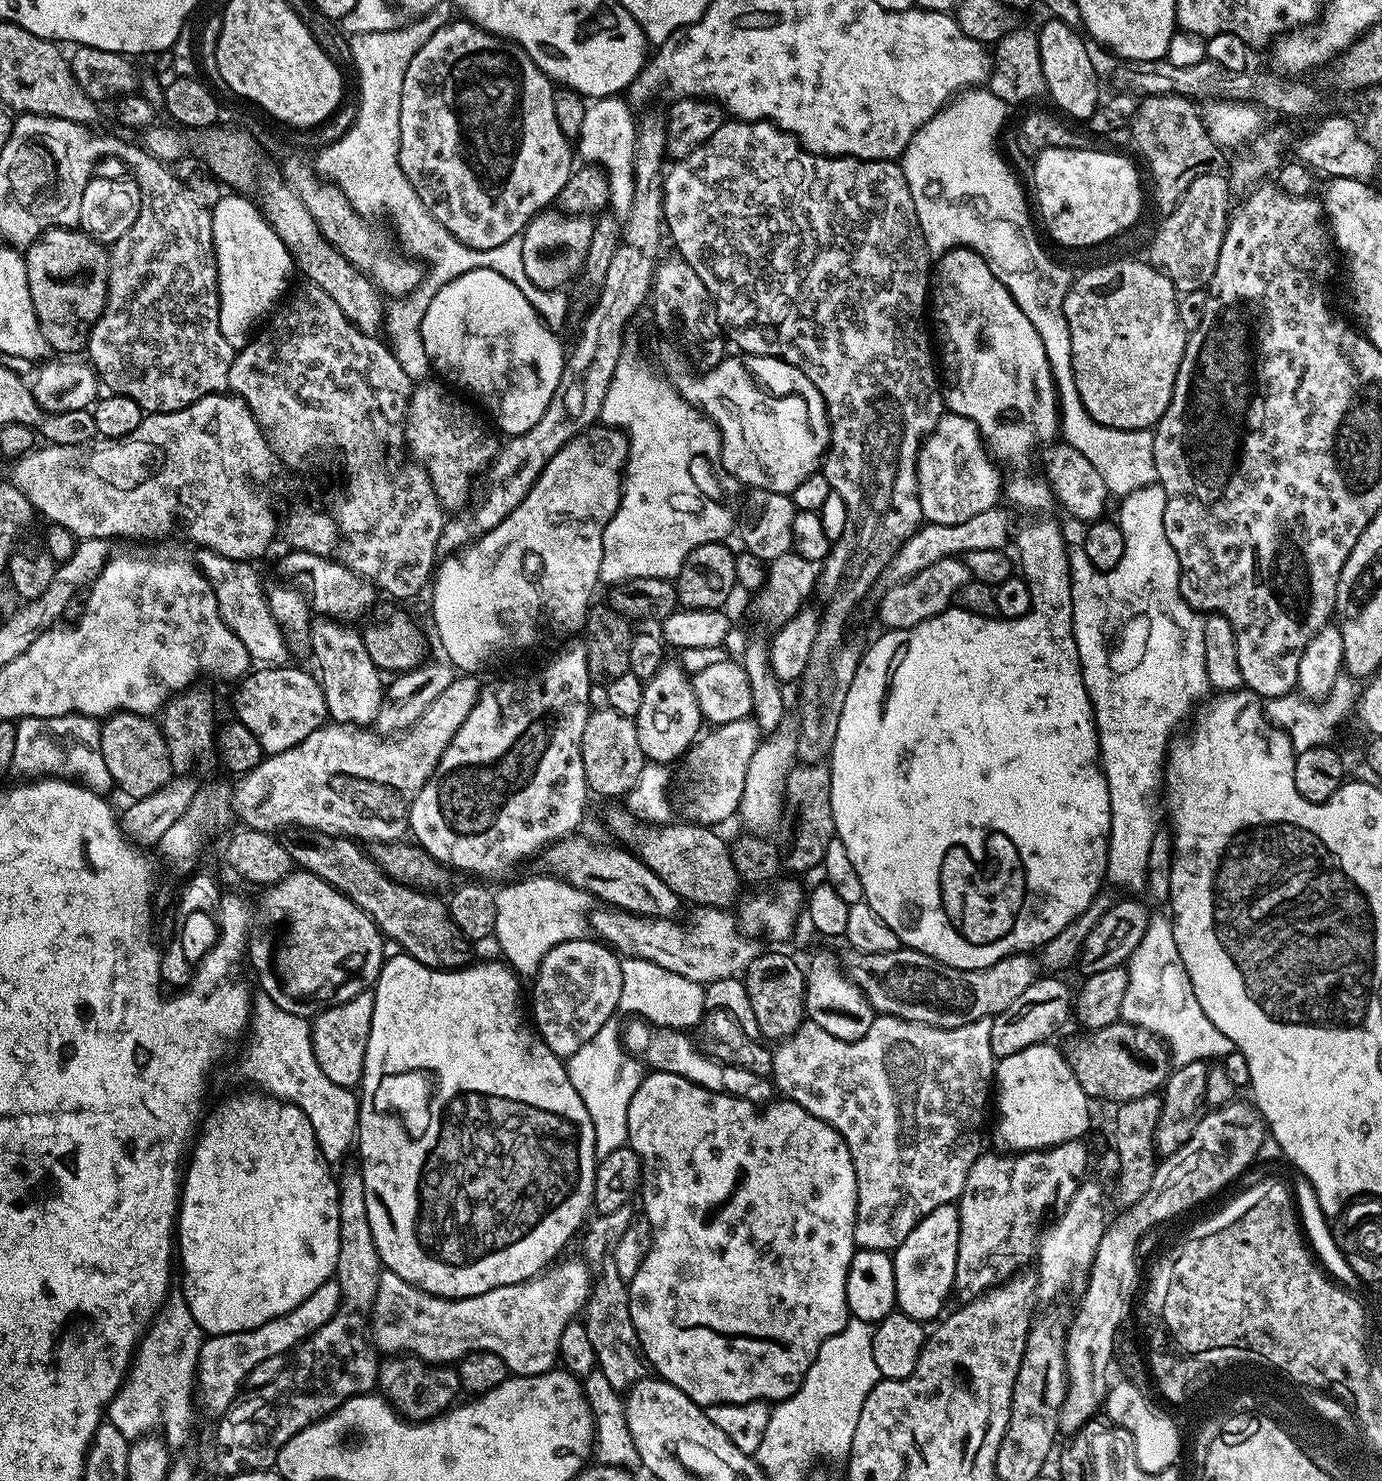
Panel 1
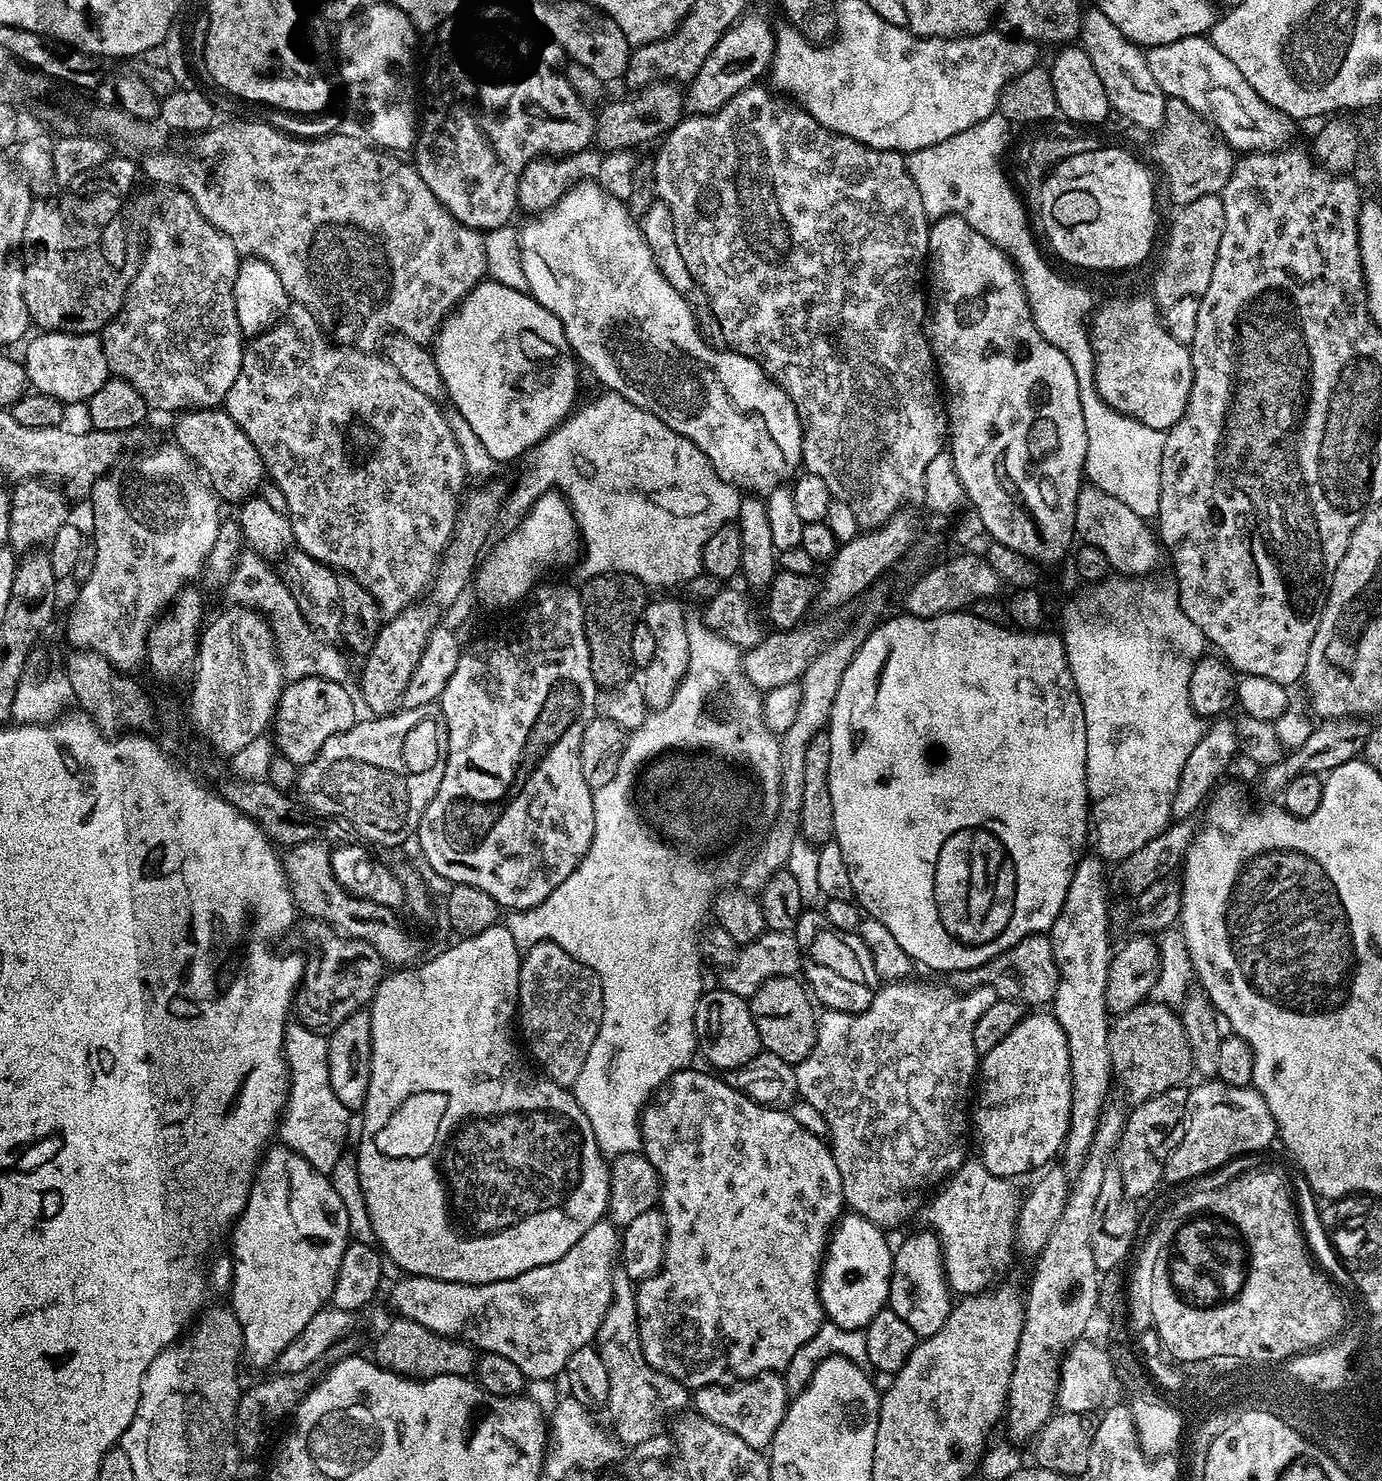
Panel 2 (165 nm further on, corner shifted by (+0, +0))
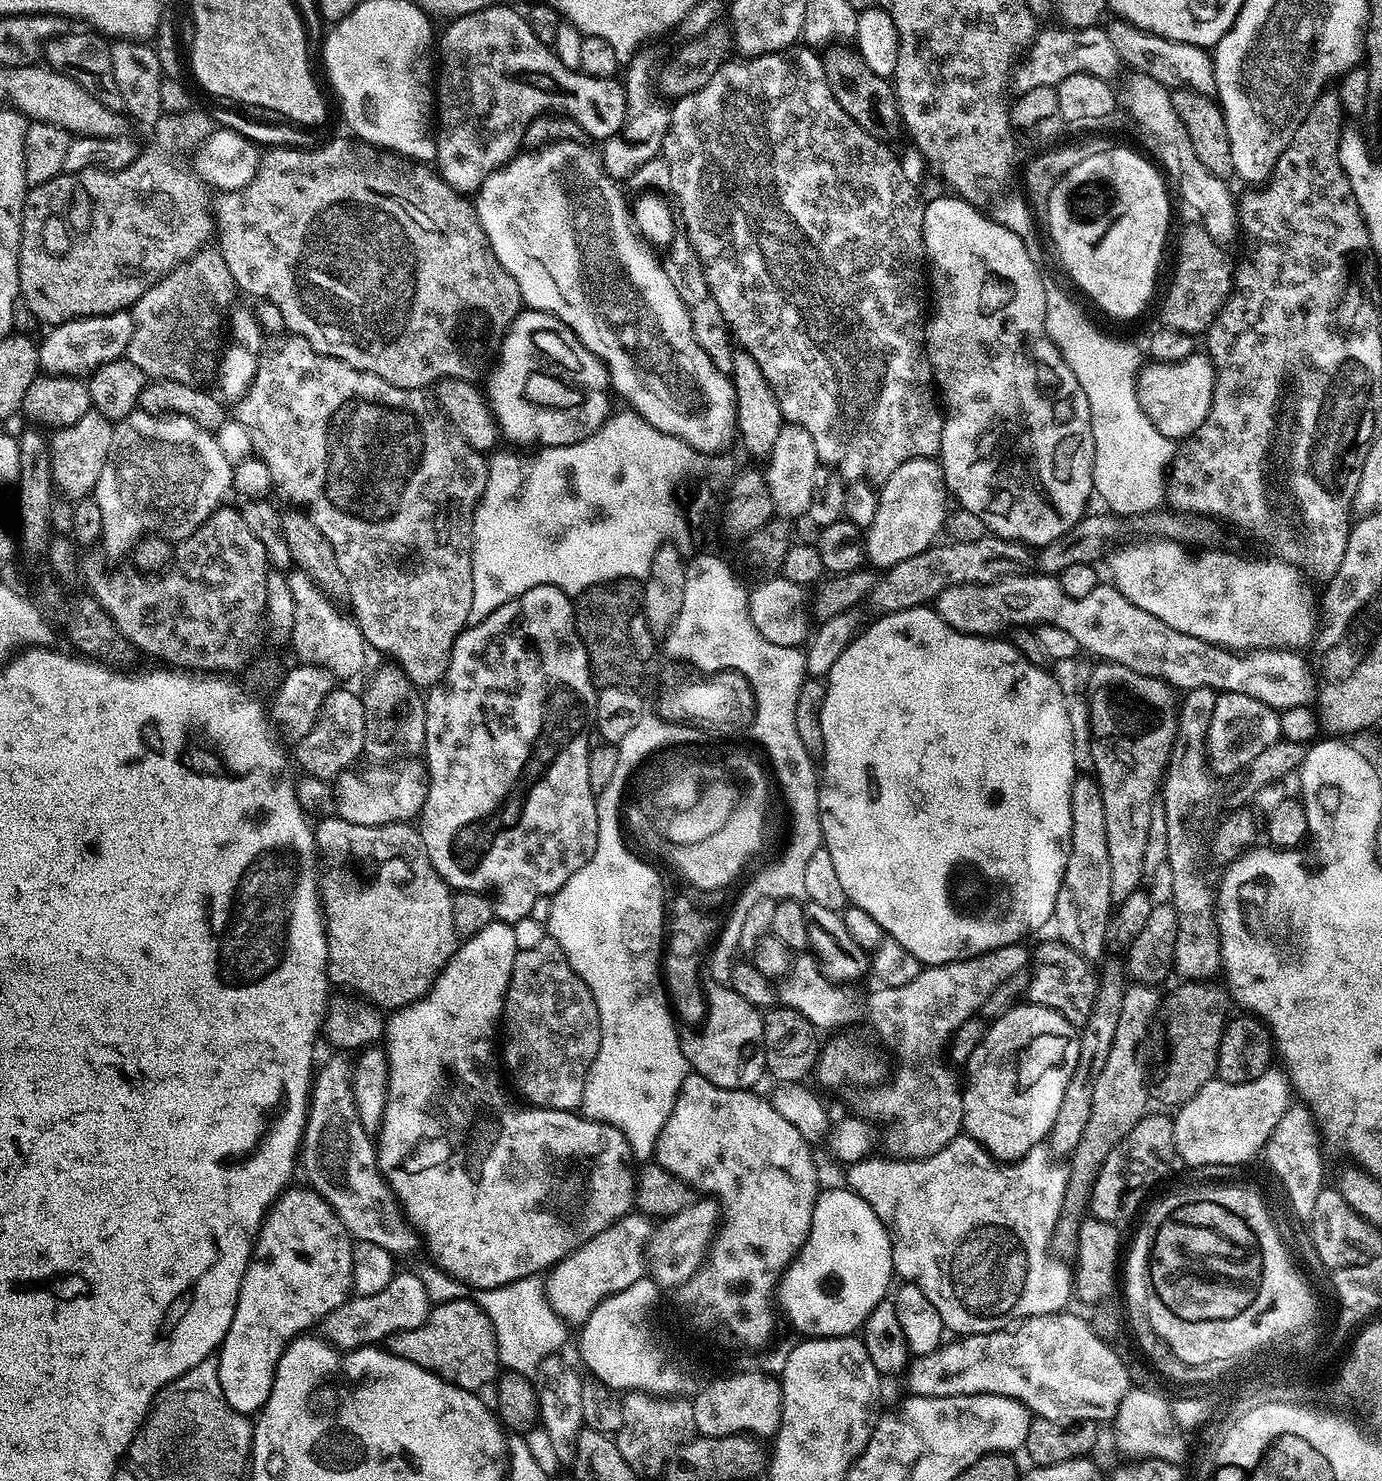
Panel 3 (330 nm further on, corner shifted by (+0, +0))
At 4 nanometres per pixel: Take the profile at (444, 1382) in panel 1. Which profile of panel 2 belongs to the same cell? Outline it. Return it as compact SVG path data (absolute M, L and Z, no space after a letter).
M396 1318L393 1321L393 1324L376 1340L374 1360L380 1367L389 1368L392 1372L397 1372L399 1376L419 1378L420 1380L432 1380L435 1376L462 1376L468 1378L475 1373L478 1352L471 1344L459 1338L443 1336L434 1330L426 1330L426 1326L418 1326L418 1322L413 1320Z

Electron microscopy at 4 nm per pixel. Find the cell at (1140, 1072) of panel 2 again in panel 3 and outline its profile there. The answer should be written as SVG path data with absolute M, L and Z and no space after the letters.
M1180 982L1177 988L1169 996L1166 996L1166 1008L1168 1004L1168 1057L1164 1060L1164 1065L1157 1070L1156 1088L1154 1084L1154 1096L1164 1104L1179 1106L1185 1104L1194 1094L1206 1086L1216 1076L1216 1063L1218 1062L1218 1046L1220 1045L1220 1033L1224 1031L1226 1023L1225 1017L1220 1017L1216 1013L1216 1008L1224 1004L1225 993L1215 987L1212 982Z

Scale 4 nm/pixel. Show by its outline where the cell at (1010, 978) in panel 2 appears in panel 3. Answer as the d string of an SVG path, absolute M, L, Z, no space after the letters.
M1052 940L1038 945L1036 952L1034 948L1031 953L1030 973L1032 972L1032 977L1028 980L1027 999L1033 1004L1043 1004L1044 1007L1062 1014L1066 1022L1070 1022L1079 1030L1084 1027L1086 1018L1094 1006L1098 976L1093 965L1083 956L1079 956L1069 944Z

